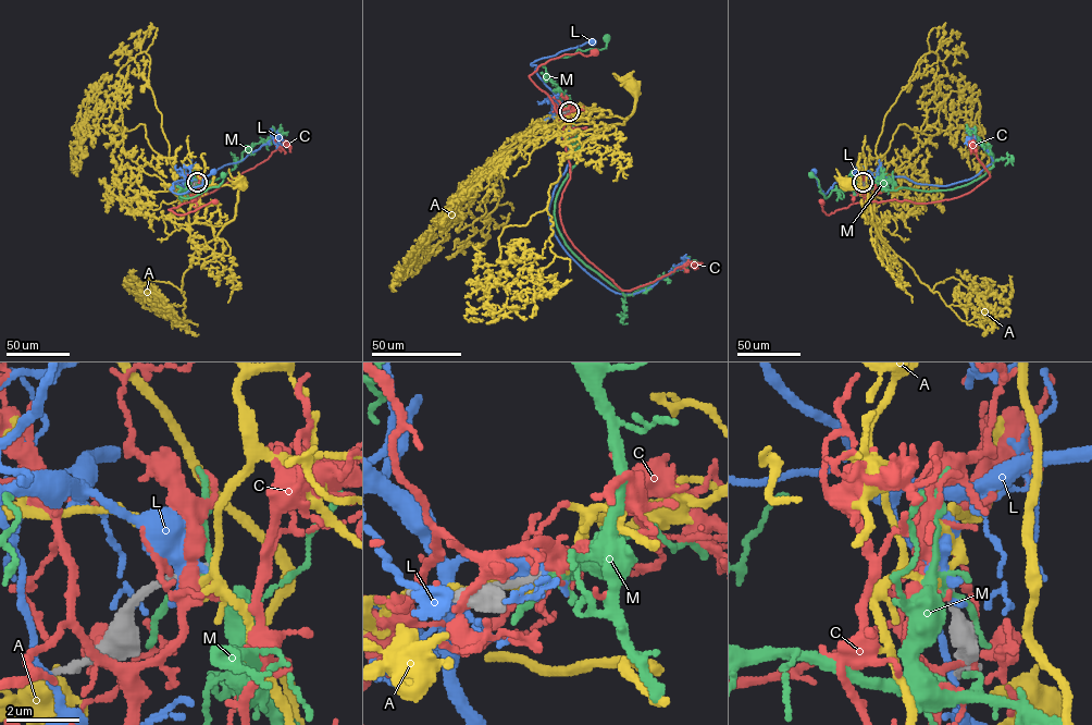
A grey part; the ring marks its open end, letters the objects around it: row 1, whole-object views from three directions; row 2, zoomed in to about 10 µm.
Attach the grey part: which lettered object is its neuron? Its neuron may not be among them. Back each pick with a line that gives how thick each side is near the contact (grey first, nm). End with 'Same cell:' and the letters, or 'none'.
Same cell: none

